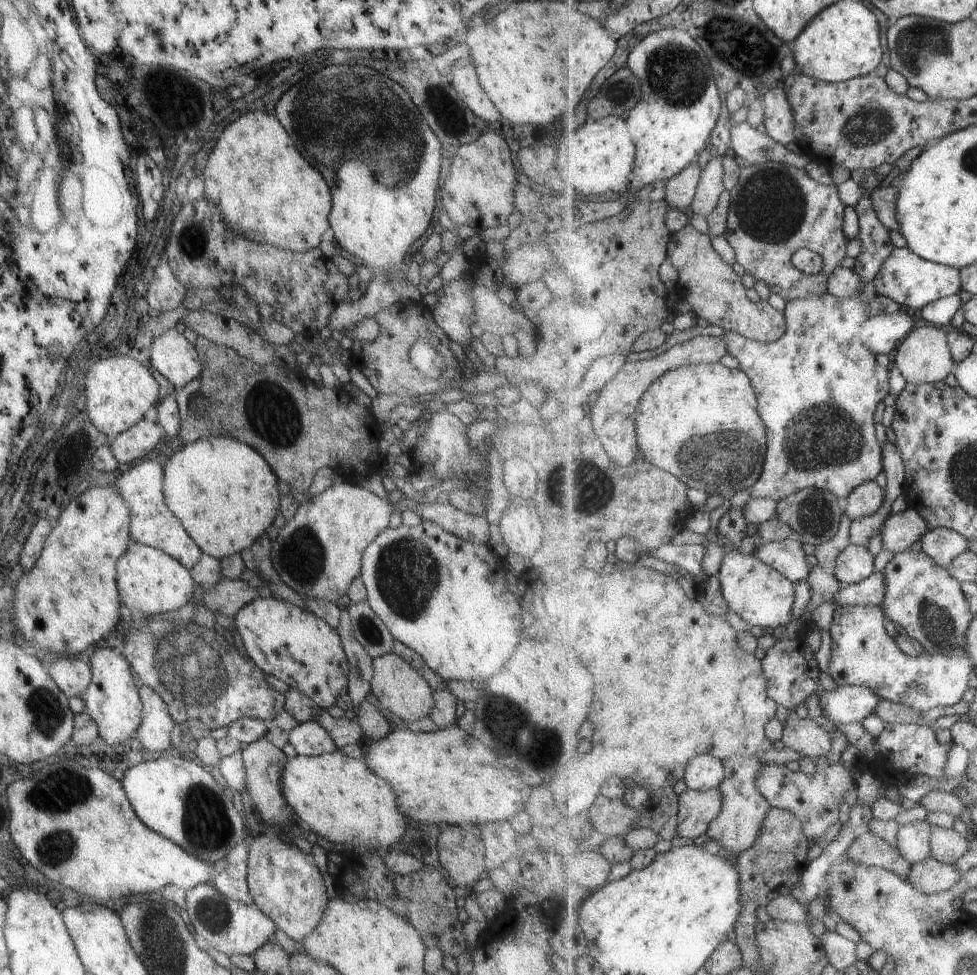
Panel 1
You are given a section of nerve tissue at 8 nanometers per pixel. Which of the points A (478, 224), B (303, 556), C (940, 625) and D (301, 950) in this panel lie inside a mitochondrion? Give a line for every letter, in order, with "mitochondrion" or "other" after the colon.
A: other
B: mitochondrion
C: mitochondrion
D: other

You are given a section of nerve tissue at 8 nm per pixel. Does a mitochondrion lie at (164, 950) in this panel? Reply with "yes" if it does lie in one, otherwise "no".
yes

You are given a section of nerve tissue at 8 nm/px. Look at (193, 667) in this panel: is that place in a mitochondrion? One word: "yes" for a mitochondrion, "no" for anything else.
yes

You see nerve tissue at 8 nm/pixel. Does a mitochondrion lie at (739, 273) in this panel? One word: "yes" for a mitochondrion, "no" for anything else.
no

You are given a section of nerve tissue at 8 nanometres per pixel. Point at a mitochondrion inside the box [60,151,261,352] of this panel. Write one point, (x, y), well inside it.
(194, 239)

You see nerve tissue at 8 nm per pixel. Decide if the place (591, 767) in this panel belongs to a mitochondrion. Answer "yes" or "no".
no

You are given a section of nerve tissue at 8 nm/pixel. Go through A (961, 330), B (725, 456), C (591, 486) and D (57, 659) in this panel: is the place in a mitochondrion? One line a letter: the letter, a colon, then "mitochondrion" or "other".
A: other
B: mitochondrion
C: mitochondrion
D: other

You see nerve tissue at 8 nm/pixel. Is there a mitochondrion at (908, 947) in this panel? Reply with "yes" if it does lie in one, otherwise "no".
no

